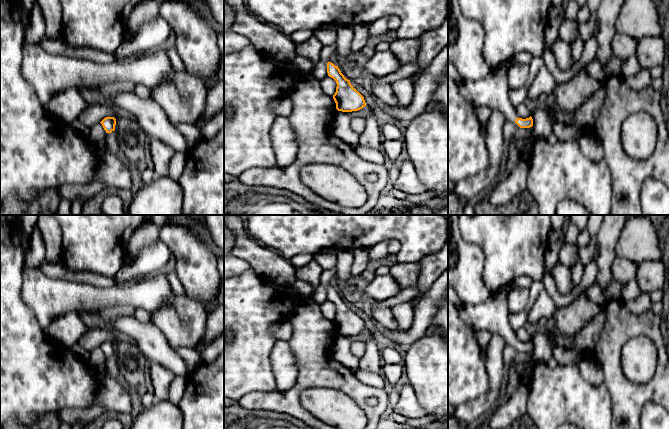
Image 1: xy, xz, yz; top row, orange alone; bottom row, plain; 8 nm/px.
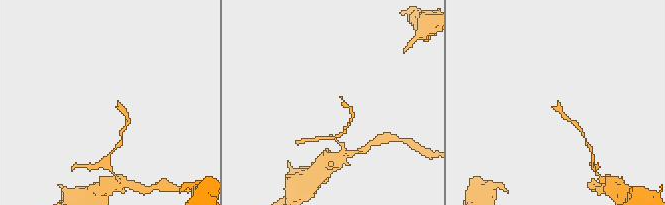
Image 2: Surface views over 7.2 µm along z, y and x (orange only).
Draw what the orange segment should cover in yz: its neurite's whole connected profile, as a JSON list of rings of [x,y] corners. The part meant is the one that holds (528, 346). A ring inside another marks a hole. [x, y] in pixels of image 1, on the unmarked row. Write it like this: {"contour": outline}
{"contour": [[[531,340],[529,342],[526,342],[526,343],[516,342],[515,347],[520,352],[530,352],[533,350],[533,343]]]}

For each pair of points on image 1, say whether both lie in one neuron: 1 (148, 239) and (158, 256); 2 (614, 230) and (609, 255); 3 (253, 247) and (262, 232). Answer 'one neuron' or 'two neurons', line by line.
1: two neurons
2: one neuron
3: two neurons

